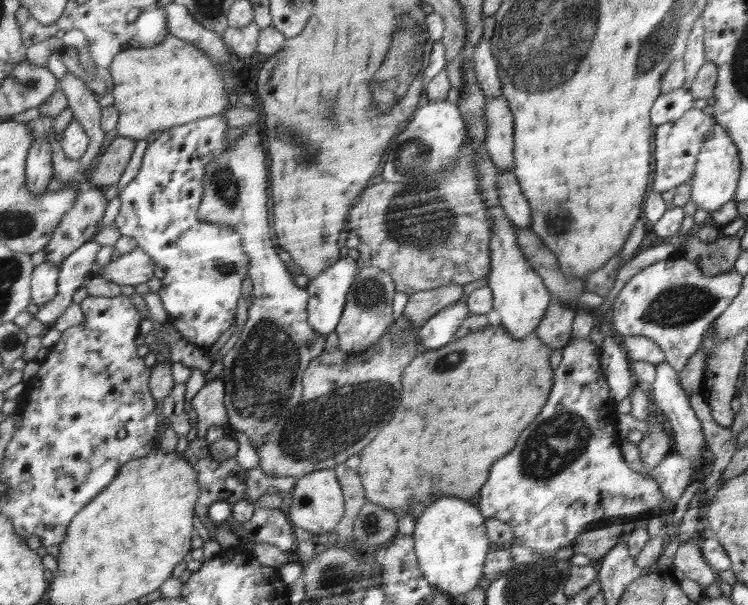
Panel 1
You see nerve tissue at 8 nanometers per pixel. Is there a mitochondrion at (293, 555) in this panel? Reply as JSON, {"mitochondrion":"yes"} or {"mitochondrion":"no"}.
{"mitochondrion":"no"}

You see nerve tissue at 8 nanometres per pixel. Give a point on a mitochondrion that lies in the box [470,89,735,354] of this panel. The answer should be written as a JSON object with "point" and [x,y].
{"point":[678,305]}

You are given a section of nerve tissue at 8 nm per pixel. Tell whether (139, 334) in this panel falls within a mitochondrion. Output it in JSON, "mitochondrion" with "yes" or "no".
{"mitochondrion":"no"}

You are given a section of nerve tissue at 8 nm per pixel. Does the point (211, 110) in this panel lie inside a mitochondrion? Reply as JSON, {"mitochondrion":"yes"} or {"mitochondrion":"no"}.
{"mitochondrion":"no"}

